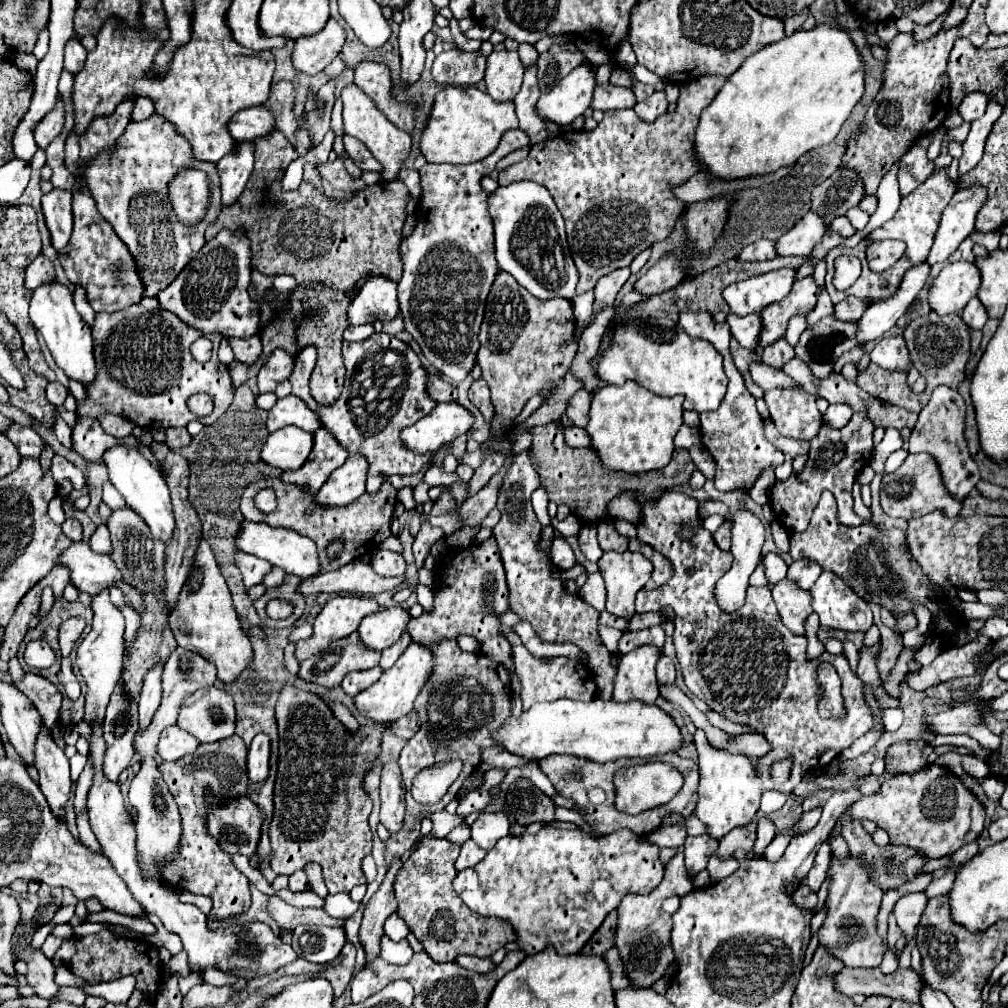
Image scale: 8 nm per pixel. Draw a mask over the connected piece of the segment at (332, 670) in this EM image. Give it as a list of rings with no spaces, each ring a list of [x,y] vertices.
[[[359,632],[331,642],[323,652],[301,662],[299,676],[327,690],[341,684],[343,676],[353,670],[369,670],[377,666],[381,652],[363,646]]]

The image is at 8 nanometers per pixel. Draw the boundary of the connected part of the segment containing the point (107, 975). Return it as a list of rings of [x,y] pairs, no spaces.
[[[101,930],[97,934],[79,938],[77,940],[77,954],[71,958],[71,964],[69,964],[69,970],[75,976],[81,976],[91,984],[107,982],[107,980],[115,980],[115,978],[131,974],[137,978],[137,988],[145,990],[147,1002],[155,1000],[157,990],[161,986],[159,968],[161,968],[161,964],[159,964],[159,954],[155,948],[141,948],[141,946],[137,946],[135,940],[115,936],[111,930]]]

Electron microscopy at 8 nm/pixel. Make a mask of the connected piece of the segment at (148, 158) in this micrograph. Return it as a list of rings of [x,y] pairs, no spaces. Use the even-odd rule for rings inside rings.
[[[153,114],[143,122],[129,122],[111,150],[103,150],[87,162],[83,176],[97,210],[135,256],[143,284],[147,284],[147,296],[157,296],[165,284],[175,280],[185,264],[201,250],[205,244],[205,228],[211,226],[221,212],[217,166],[213,162],[197,160],[191,144],[159,114]],[[191,164],[197,164],[199,170],[207,172],[209,180],[215,180],[215,184],[211,184],[211,208],[203,224],[199,224],[199,228],[181,228],[171,212],[171,204],[167,204],[167,184],[179,168],[189,168]]]

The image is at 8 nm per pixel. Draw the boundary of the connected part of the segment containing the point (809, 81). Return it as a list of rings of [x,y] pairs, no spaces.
[[[817,24],[811,30],[797,30],[795,34],[751,54],[741,68],[727,78],[725,86],[699,120],[695,132],[697,156],[703,160],[705,168],[719,178],[761,176],[775,172],[781,166],[791,166],[807,150],[825,146],[837,136],[863,92],[865,62],[849,32],[829,24]]]

